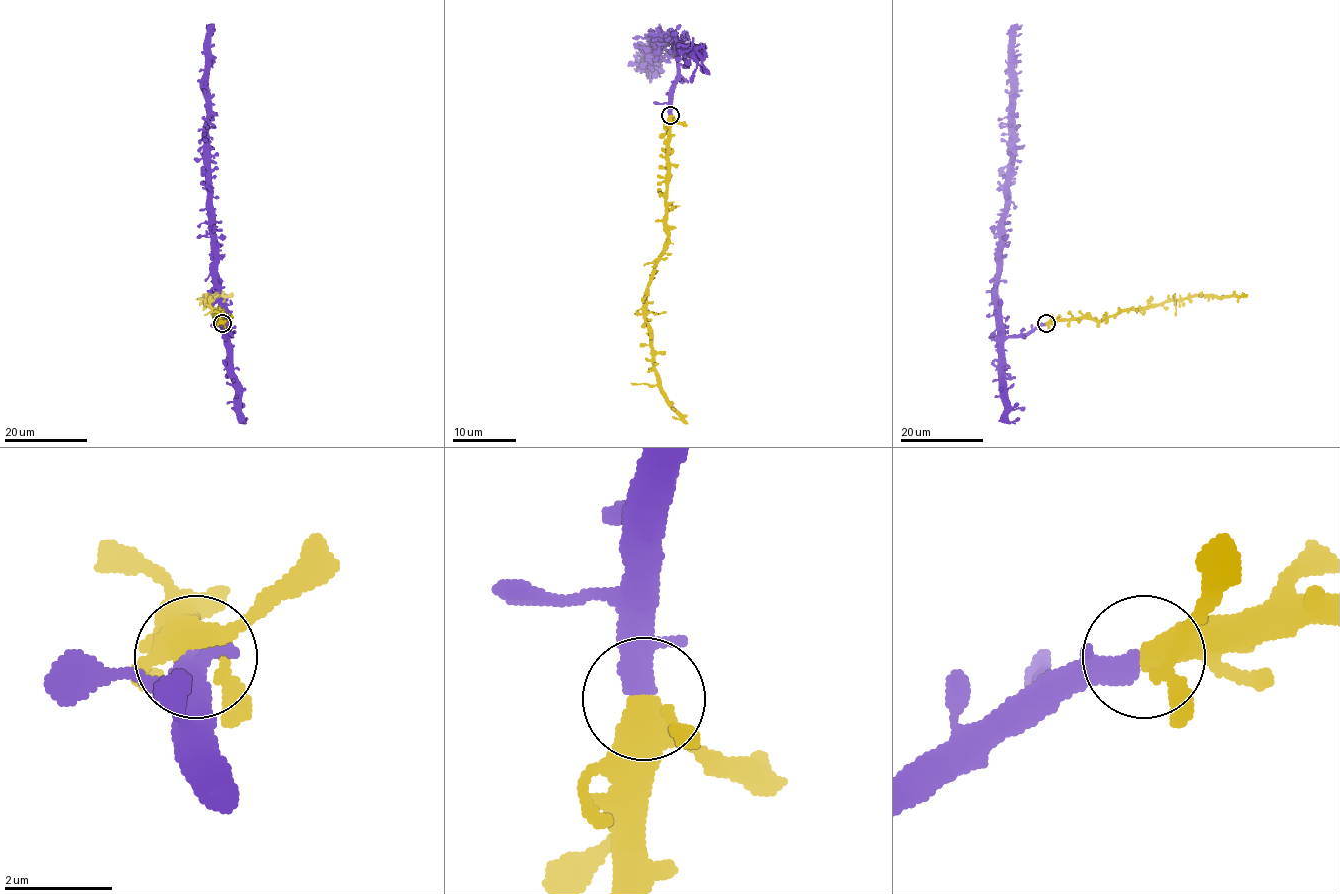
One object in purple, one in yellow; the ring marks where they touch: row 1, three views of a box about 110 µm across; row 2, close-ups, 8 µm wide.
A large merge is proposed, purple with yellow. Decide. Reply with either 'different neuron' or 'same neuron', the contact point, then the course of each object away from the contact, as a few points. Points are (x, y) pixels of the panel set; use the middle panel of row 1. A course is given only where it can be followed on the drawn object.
same neuron | (670, 115) | purple via (671, 114), (671, 90), (676, 84), (677, 55), (668, 41), (650, 61), (647, 79) | yellow via (671, 115), (665, 254), (649, 287), (647, 325), (652, 343), (652, 368), (660, 381), (660, 392), (687, 424)

